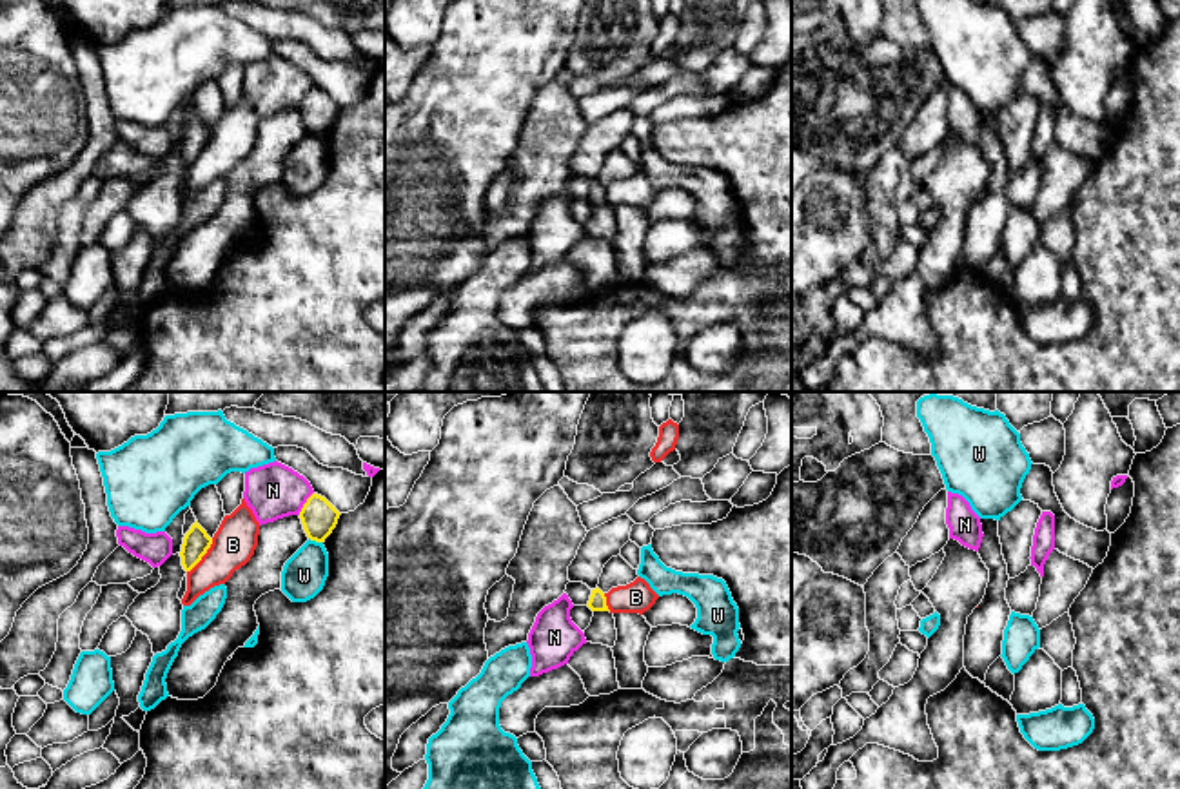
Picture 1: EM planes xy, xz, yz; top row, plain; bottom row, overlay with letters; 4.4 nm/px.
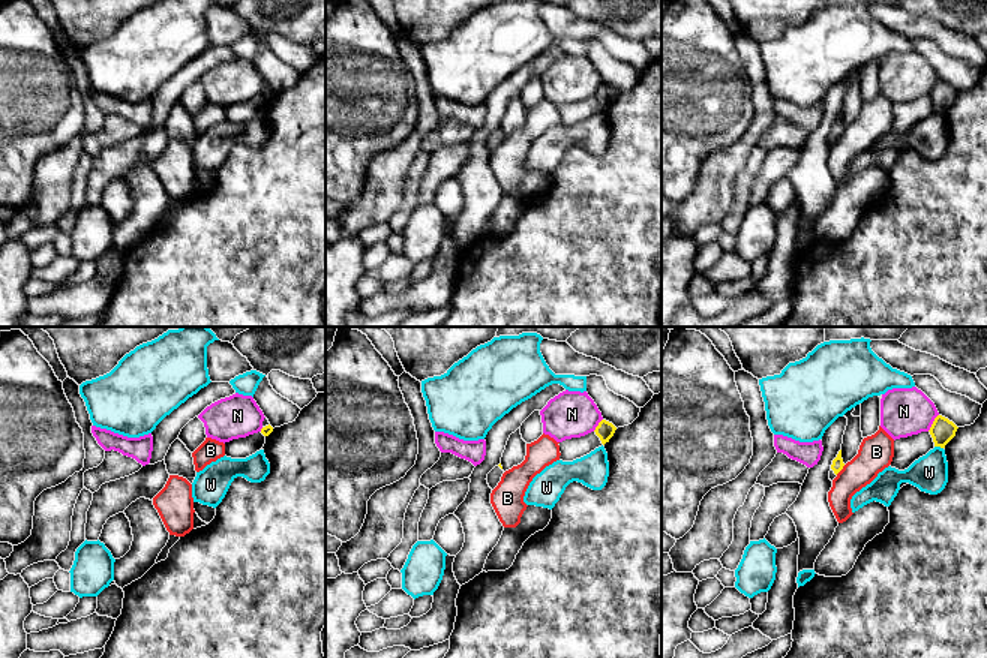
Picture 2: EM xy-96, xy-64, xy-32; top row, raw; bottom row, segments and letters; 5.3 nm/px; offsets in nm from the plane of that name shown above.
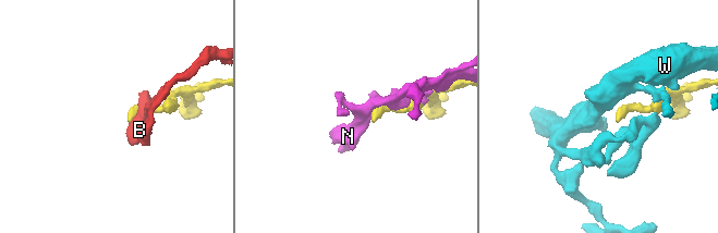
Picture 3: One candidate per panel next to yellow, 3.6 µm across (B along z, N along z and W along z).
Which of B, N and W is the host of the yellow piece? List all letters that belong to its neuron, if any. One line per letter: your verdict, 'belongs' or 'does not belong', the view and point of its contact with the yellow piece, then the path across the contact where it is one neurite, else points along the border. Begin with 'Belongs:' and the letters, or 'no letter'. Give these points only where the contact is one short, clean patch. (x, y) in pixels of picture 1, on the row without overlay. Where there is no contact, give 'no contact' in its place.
Belongs: no letter
B: does not belong | xy (204, 147)
N: does not belong | xy (305, 97)
W: does not belong | xy (316, 135) | along xy (309, 131), (322, 136)

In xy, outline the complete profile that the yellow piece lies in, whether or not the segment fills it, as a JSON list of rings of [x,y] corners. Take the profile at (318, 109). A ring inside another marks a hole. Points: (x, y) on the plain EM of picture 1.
[[[312,87],[300,105],[307,131],[316,136],[325,136],[336,122],[339,109],[341,107],[318,87]]]

